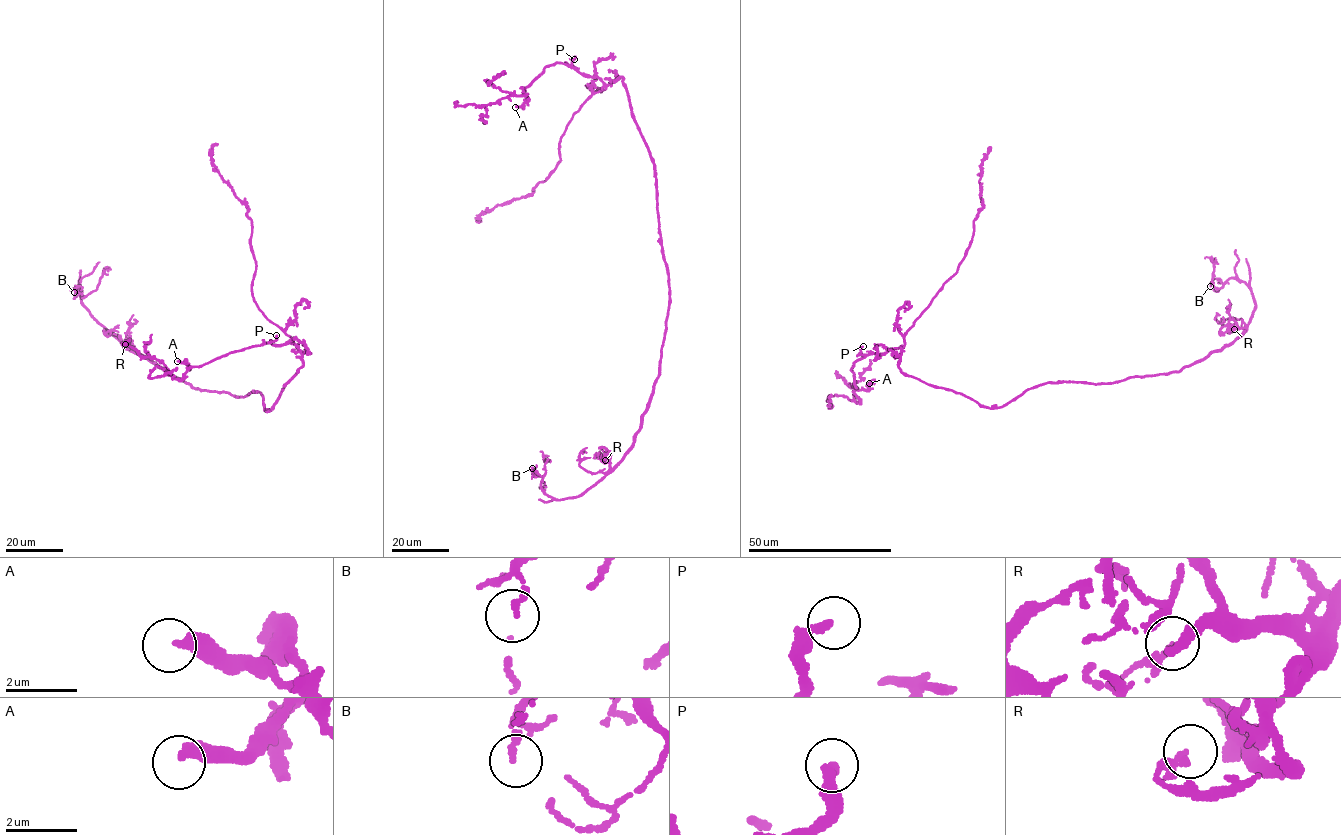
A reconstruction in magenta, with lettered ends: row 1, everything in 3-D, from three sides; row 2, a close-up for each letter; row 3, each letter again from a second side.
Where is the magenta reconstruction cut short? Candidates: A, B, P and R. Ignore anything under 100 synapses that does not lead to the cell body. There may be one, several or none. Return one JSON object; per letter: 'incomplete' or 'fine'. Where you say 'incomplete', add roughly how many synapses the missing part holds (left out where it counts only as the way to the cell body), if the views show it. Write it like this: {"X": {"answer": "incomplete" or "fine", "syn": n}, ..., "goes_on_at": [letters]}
{"A": {"answer": "fine"}, "B": {"answer": "fine"}, "P": {"answer": "fine"}, "R": {"answer": "fine"}, "goes_on_at": []}

